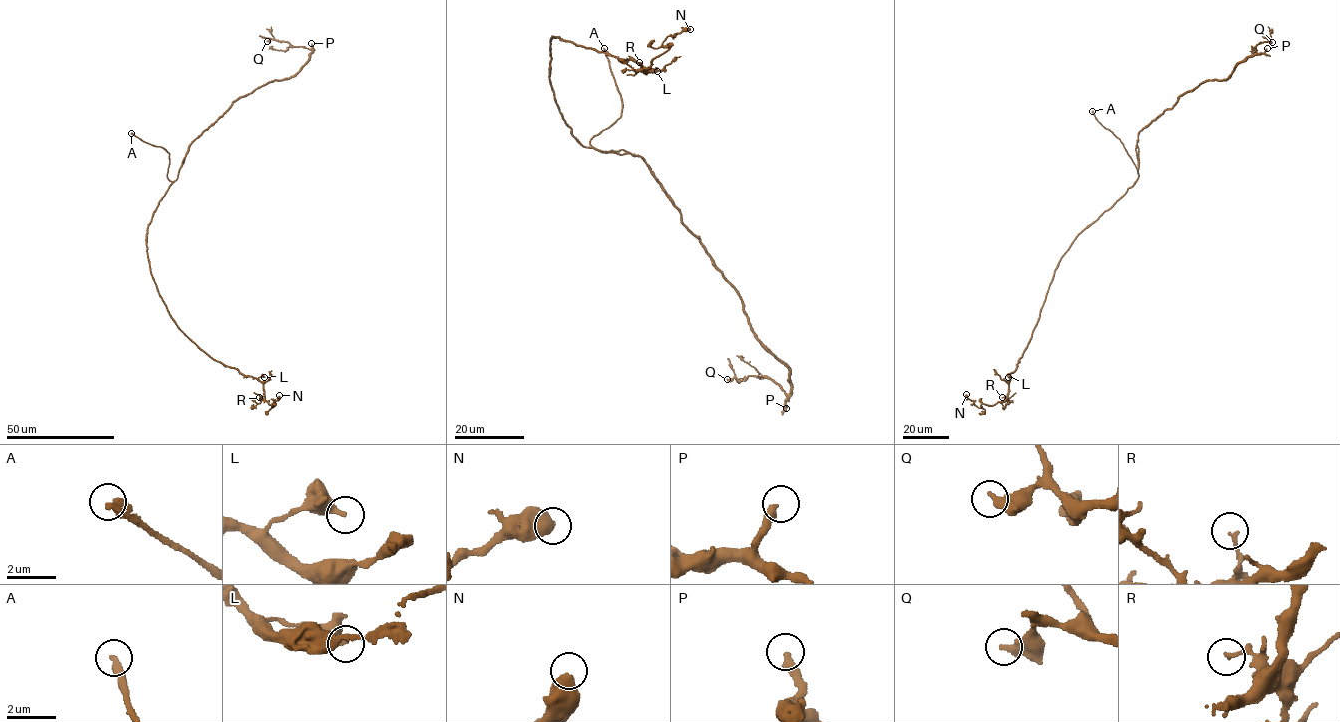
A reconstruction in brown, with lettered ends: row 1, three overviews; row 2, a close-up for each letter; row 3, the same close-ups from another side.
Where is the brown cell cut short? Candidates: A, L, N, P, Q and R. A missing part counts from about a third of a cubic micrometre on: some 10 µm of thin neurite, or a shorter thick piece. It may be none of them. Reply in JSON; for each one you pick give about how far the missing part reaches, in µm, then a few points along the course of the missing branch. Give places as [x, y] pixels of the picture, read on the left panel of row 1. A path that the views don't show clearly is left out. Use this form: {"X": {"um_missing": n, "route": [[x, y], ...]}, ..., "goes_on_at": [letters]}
{"A": {"um_missing": 25}, "P": {"um_missing": 25}, "goes_on_at": ["A", "P"]}

